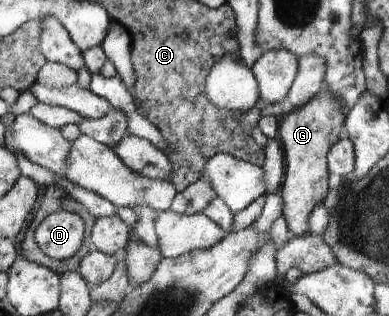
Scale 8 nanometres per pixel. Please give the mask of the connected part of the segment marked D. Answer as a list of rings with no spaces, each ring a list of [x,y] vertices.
[[[56,211],[39,224],[35,231],[35,242],[43,254],[55,260],[67,260],[81,248],[85,232],[85,222],[79,214]]]

